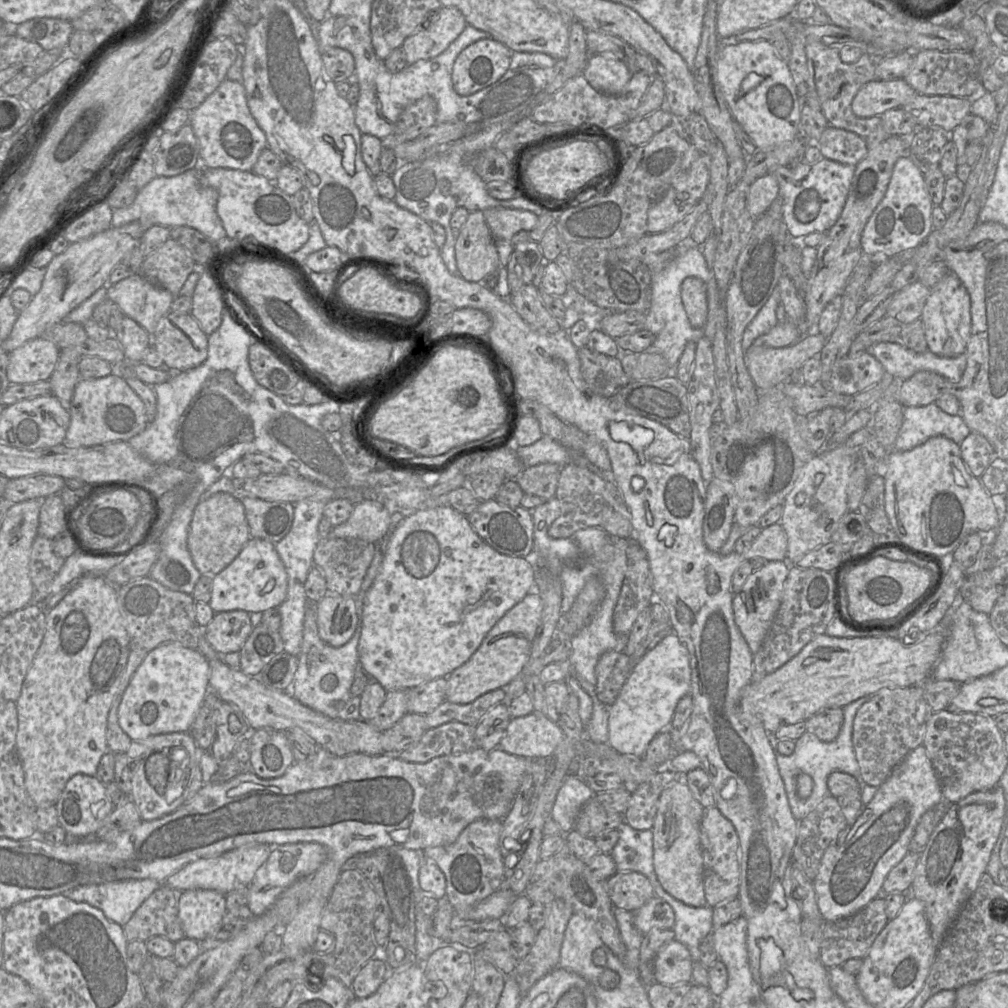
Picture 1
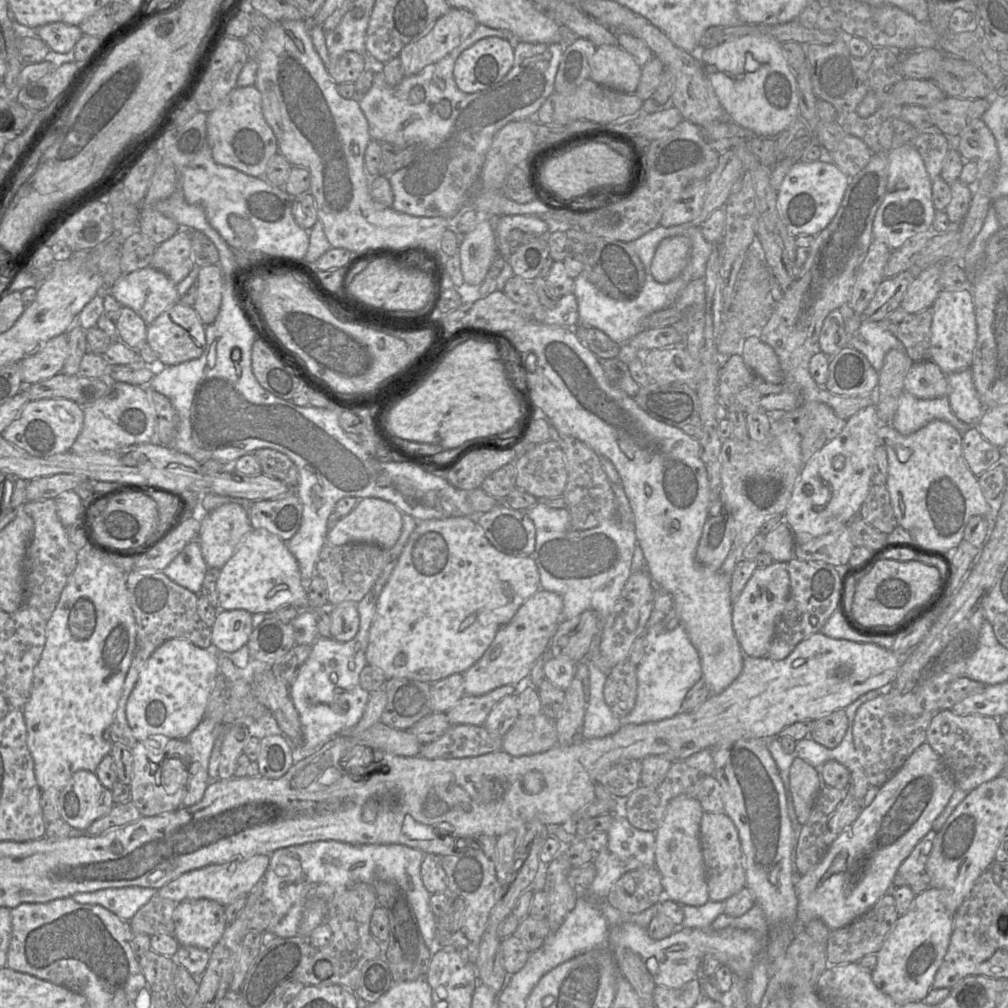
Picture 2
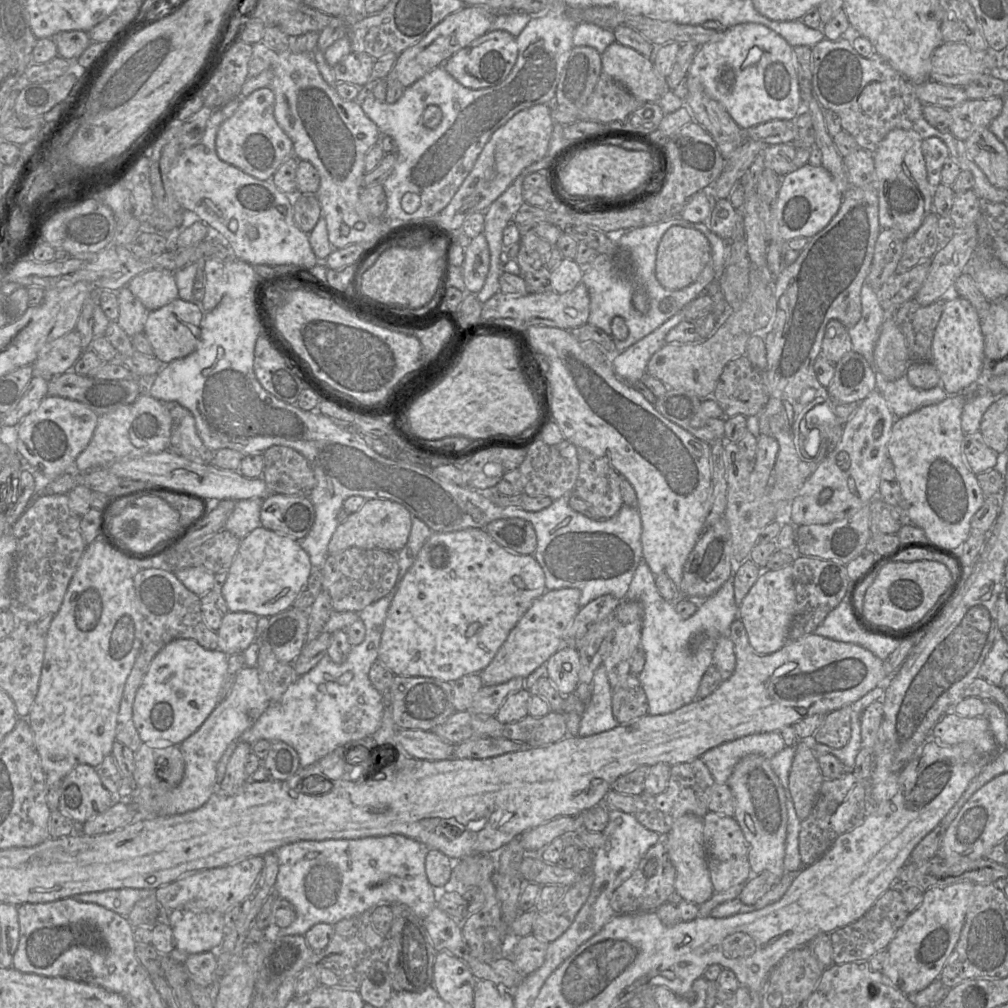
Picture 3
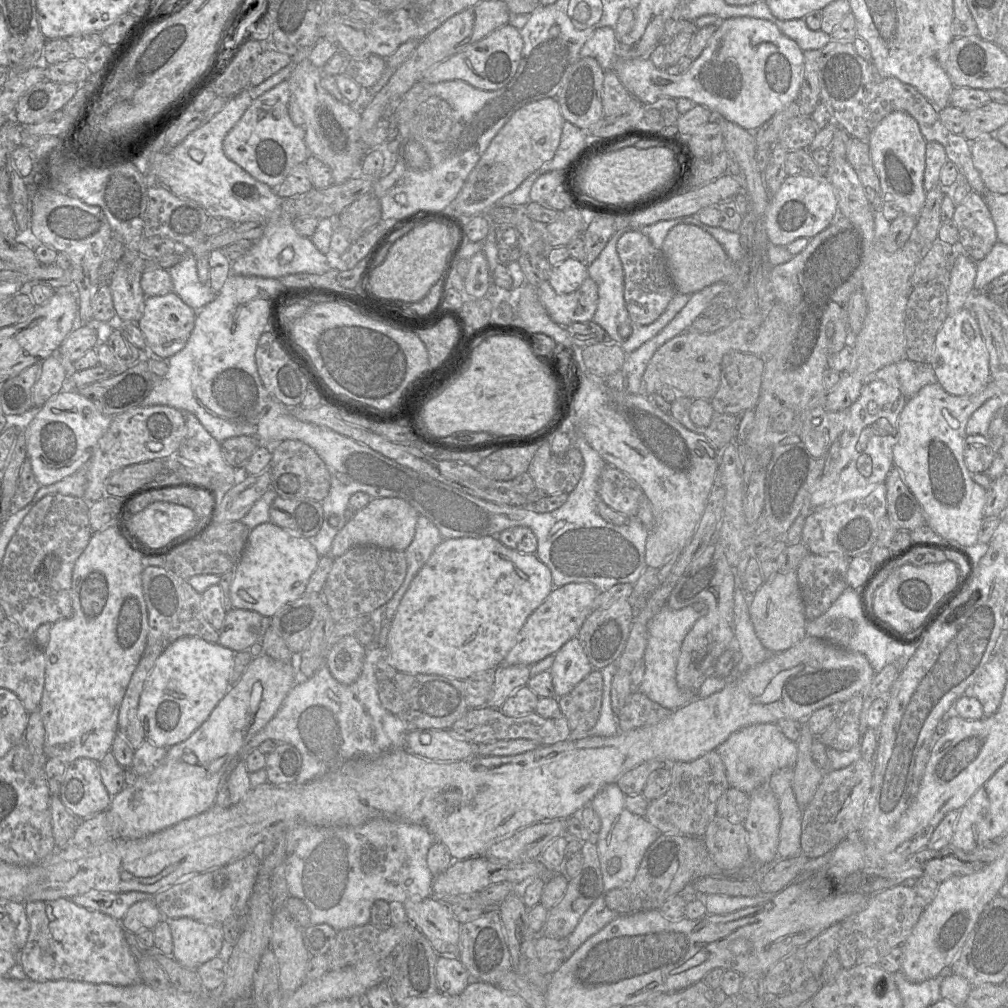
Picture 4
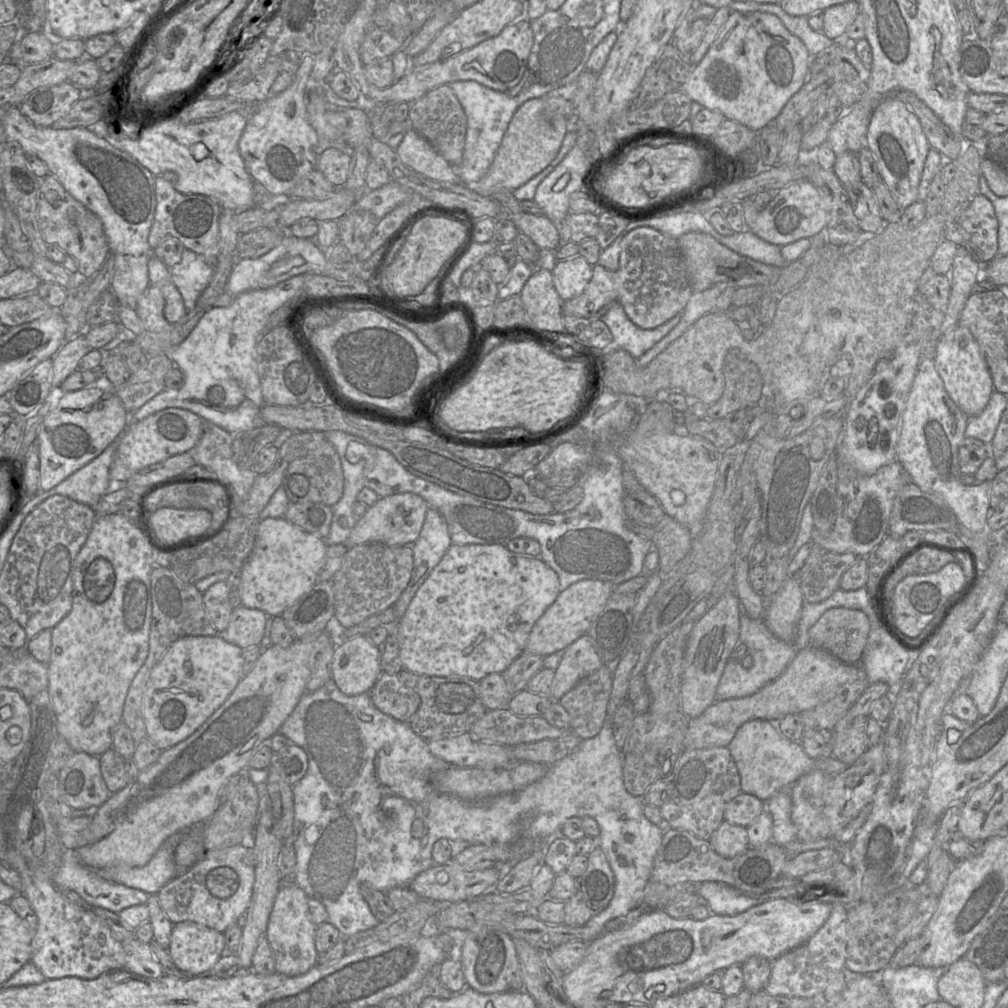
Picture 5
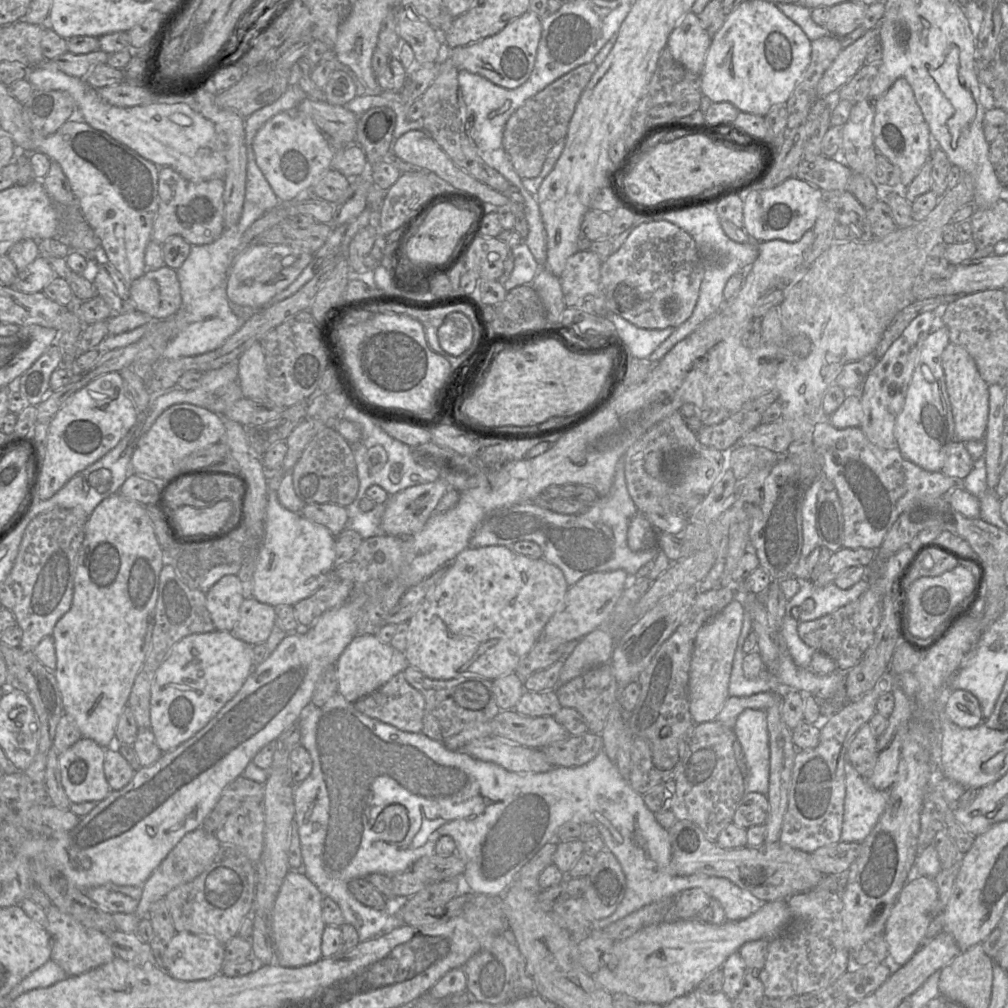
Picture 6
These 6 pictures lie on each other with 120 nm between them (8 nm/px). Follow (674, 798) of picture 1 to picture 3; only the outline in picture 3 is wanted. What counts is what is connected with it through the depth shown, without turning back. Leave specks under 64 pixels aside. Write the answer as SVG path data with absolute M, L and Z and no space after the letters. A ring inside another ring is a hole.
M692 813L679 817L673 824L669 833L663 837L668 855L676 870L675 893L683 901L703 904L709 900L714 892L703 847L703 818Z

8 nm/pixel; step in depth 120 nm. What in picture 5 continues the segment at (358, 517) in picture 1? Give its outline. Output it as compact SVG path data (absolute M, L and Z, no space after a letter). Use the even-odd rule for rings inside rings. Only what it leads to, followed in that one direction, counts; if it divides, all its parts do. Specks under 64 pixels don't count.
M399 493L380 497L358 518L345 542L348 548L366 543L379 543L387 546L413 545L418 539L429 509L427 502L414 493Z

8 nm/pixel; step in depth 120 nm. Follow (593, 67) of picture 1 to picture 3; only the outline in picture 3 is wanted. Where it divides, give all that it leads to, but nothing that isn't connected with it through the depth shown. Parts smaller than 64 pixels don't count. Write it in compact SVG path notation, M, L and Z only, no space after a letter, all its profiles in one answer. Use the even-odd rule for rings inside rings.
M617 42L601 54L602 73L621 84L642 102L657 102L669 90L666 78L659 76L651 59Z

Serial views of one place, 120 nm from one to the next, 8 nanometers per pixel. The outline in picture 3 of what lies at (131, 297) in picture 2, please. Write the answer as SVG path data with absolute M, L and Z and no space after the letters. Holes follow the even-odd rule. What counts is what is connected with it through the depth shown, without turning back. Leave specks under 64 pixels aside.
M166 270L145 271L132 278L127 288L141 301L148 312L179 298L175 275Z

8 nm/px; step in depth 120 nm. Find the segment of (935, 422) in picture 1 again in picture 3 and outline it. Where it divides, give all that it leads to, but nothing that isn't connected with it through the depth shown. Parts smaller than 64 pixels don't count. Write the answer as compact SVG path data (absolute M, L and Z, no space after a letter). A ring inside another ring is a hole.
M876 371L876 390L884 397L895 418L904 417L924 406L937 404L948 397L942 385L929 390L913 387L904 374L895 381L889 381Z

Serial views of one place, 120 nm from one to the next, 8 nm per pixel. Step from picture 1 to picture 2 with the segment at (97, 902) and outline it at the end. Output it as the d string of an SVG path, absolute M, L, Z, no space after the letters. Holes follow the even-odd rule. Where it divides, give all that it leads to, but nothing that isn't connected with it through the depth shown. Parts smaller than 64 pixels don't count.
M131 886L77 893L72 898L82 904L101 905L122 920L129 921L156 894L158 890L155 888Z

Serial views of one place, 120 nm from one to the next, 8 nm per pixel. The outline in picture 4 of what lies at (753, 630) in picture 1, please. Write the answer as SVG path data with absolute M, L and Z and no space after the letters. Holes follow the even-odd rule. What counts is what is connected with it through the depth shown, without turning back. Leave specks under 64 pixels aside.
M796 571L778 572L749 597L749 615L762 645L772 654L784 652L803 640L807 619Z

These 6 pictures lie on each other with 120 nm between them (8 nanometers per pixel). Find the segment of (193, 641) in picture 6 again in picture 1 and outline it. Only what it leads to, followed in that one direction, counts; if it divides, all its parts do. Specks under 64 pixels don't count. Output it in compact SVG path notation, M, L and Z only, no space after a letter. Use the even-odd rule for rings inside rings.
M179 642L164 643L151 650L133 674L119 705L119 724L132 740L189 732L209 691L209 660Z

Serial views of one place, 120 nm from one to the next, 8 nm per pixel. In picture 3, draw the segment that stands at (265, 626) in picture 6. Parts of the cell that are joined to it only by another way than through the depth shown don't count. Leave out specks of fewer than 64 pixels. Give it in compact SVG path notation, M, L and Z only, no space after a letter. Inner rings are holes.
M228 612L222 617L218 634L218 649L226 655L242 654L256 640L258 619L251 612Z

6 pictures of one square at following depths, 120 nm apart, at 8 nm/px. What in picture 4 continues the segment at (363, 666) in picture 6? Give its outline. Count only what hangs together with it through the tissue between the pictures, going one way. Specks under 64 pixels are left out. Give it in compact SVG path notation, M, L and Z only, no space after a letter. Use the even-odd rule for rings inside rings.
M350 635L329 650L326 665L334 679L341 684L350 685L358 679L364 659L365 646L355 636Z

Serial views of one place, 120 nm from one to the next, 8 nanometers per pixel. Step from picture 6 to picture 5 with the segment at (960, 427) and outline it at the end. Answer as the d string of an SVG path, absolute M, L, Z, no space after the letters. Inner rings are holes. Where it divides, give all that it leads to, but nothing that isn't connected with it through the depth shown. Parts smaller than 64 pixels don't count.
M956 324L941 335L937 342L934 363L947 394L958 408L967 417L981 413L994 388L991 373L981 348L966 326Z

